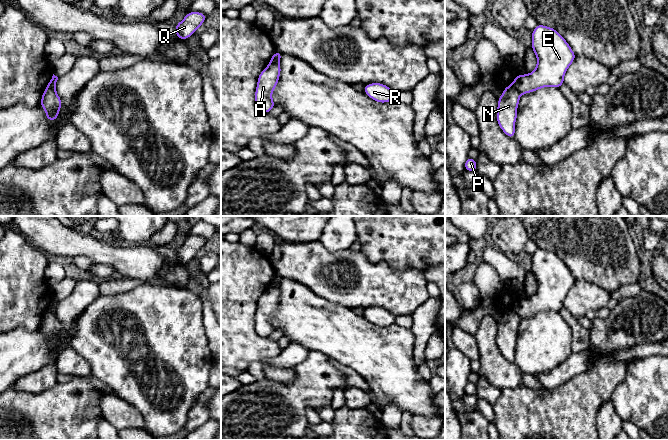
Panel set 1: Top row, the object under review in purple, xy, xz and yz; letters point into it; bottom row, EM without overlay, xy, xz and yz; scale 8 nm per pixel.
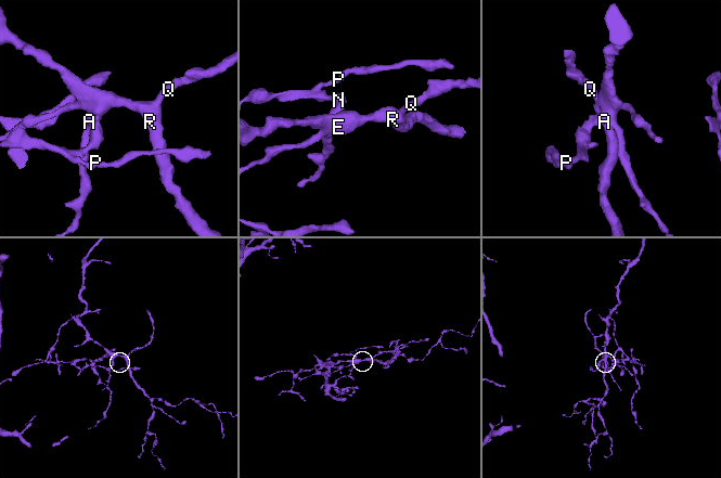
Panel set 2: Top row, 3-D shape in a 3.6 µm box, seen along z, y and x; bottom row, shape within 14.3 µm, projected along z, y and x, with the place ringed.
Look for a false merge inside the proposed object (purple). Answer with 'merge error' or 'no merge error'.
merge error

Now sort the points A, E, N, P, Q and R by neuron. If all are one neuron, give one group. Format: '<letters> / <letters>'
A E Q R / N P

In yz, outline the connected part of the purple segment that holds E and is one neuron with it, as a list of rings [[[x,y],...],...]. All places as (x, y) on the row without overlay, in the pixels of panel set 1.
[[[538,248],[532,255],[531,272],[536,278],[537,289],[530,298],[517,299],[512,309],[522,318],[543,311],[558,312],[576,279],[567,265],[555,253]]]

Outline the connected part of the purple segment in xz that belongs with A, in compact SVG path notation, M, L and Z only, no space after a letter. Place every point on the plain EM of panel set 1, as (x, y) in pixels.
M269 287L259 298L255 315L255 329L259 336L269 337L276 330L272 324L272 316L278 308L280 297L279 287Z

